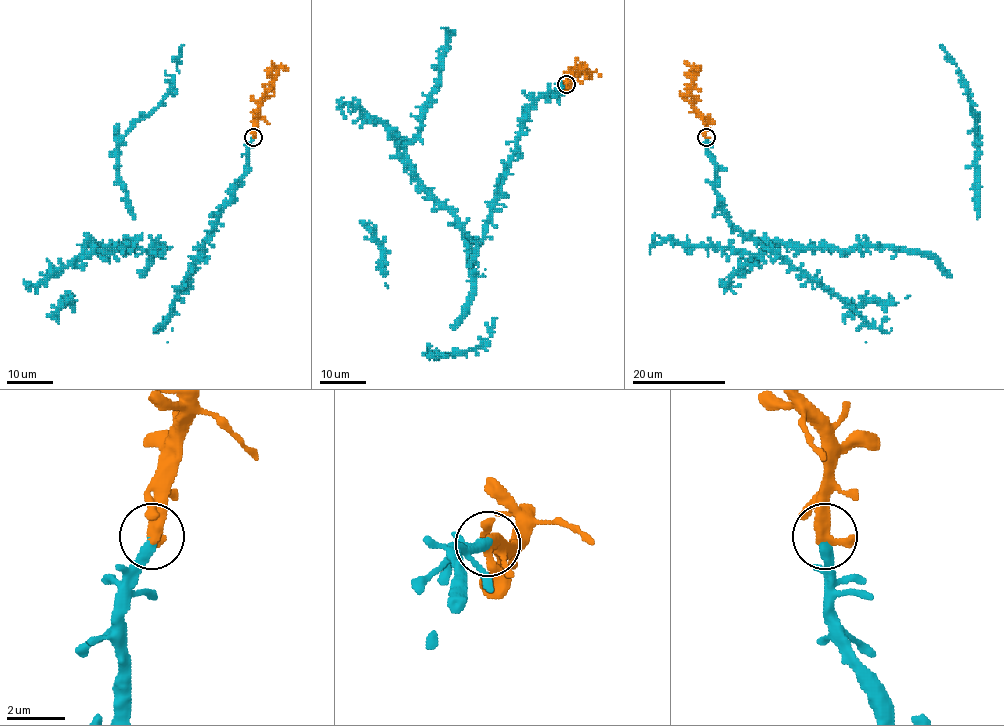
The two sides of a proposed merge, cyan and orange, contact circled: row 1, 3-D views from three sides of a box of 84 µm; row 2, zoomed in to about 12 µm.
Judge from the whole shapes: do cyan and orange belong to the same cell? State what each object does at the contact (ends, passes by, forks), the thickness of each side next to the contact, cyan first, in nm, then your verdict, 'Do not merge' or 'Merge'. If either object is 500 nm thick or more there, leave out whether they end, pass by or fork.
Thickness 360 nm (cyan) against 500 nm. Merge

